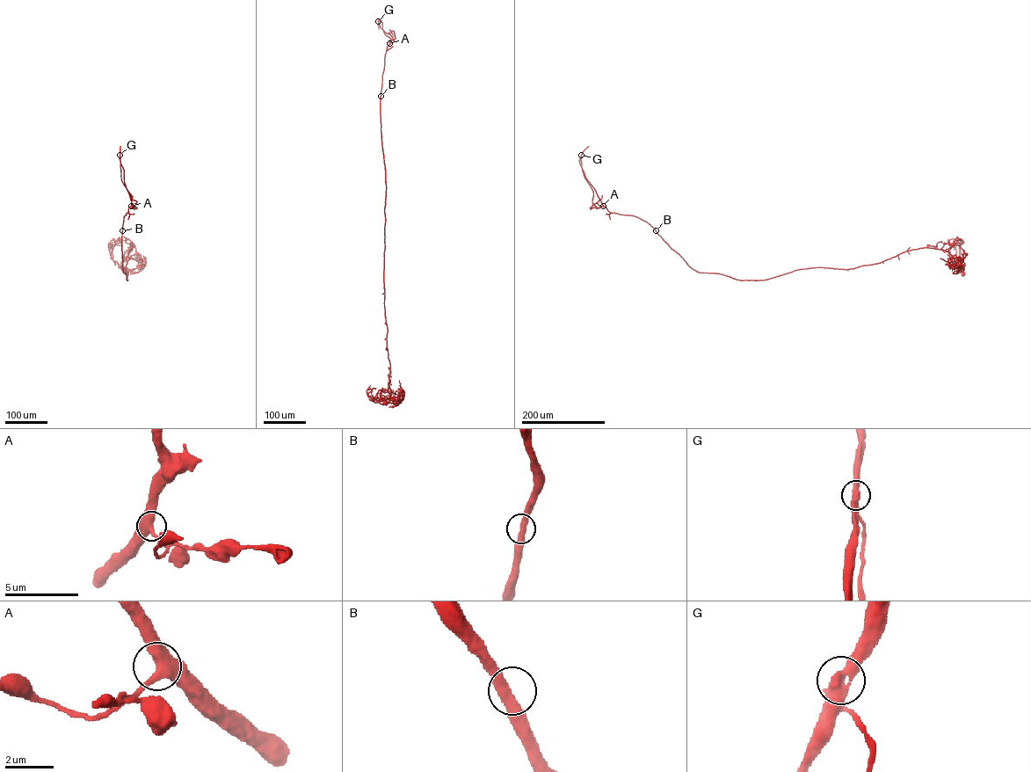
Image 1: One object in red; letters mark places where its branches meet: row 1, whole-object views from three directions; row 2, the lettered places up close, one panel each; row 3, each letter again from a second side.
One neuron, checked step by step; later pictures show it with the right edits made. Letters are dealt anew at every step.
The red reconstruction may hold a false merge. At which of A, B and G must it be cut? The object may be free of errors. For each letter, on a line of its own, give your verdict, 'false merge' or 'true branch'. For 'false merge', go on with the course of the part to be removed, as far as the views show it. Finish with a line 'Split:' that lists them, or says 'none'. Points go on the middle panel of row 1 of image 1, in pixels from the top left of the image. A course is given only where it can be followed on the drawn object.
A: true branch
B: true branch
G: true branch
Split: none

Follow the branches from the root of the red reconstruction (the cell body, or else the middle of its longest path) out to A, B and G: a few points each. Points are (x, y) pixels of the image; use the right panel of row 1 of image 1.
A: (962, 273), (947, 252), (925, 247), (853, 268), (736, 280), (696, 272), (646, 222), (603, 206)
B: (962, 273), (962, 265), (953, 263), (947, 252), (925, 247), (853, 268), (736, 280), (693, 270), (656, 230)
G: (962, 273), (947, 252), (927, 247), (764, 280), (699, 273), (646, 222), (610, 212), (581, 155)

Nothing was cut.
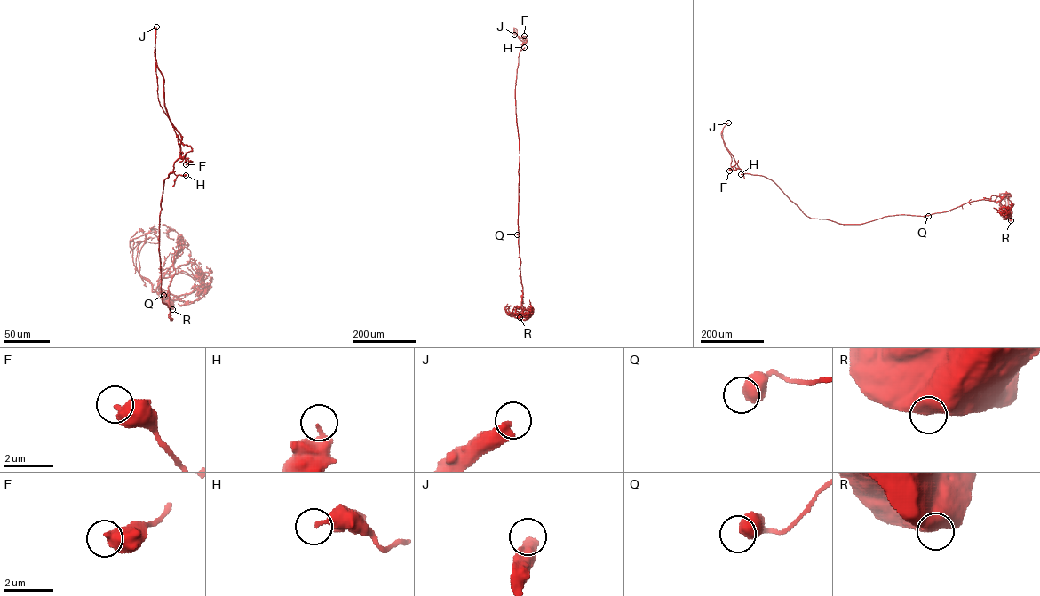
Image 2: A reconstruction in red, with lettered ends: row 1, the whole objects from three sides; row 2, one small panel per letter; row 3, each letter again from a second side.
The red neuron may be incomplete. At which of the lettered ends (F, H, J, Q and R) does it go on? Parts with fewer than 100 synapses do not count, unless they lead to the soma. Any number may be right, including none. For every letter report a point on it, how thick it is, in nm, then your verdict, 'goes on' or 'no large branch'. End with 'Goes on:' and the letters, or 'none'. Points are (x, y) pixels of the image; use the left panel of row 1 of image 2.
F: at (186, 164); 550 nm thick; no large branch
H: at (186, 175); 320 nm thick; no large branch
J: at (156, 27); 480 nm thick; goes on
Q: at (163, 295); 600 nm thick; no large branch
R: at (172, 309); 750 nm thick; no large branch
Goes on: J

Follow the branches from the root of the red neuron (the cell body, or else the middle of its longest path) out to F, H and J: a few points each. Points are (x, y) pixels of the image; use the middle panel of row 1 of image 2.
F: (519, 317), (514, 317), (515, 309), (520, 307), (523, 292), (515, 93), (524, 35)
H: (519, 317), (514, 317), (515, 309), (520, 307), (523, 292), (515, 93), (519, 53), (524, 47)
J: (519, 317), (514, 317), (515, 309), (520, 307), (523, 292), (515, 93), (522, 42), (513, 27), (514, 35)

